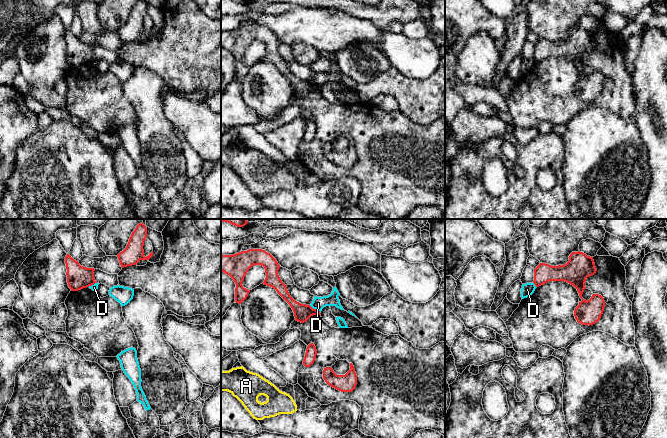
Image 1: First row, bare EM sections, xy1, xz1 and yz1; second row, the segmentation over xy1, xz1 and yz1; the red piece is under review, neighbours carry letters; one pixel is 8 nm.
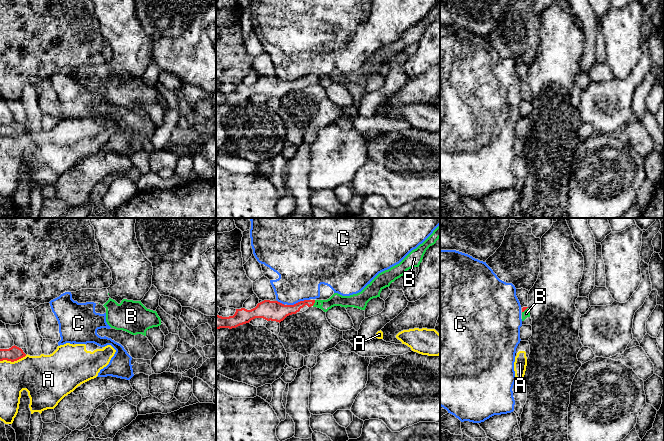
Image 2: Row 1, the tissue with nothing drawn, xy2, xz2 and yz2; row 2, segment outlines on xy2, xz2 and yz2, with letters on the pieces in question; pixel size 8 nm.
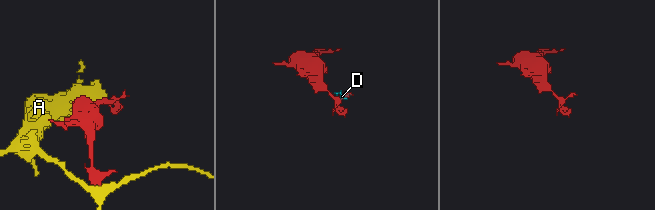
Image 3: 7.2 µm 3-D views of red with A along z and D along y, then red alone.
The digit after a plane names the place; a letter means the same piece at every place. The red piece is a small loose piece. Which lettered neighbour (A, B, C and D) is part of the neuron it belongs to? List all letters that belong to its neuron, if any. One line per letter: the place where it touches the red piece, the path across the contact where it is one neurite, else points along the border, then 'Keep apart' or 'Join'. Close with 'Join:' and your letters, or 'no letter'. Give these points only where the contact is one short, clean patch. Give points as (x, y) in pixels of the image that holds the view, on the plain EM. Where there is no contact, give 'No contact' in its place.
A: Touches red at xy2 (13, 137). Boundary: xy2 (26, 131), (13, 137), (0, 137). Keep apart
B: Touches red at xz2 (314, 78). Path across: xz2 (284, 86), (314, 78), (331, 78), (336, 75). Join
C: Touches red at xz2 (298, 78). Boundary: xz2 (309, 75), (287, 81). Keep apart
D: Touches red at xz1 (315, 85). Boundary: xz1 (309, 81), (320, 87). Keep apart
Join: B

